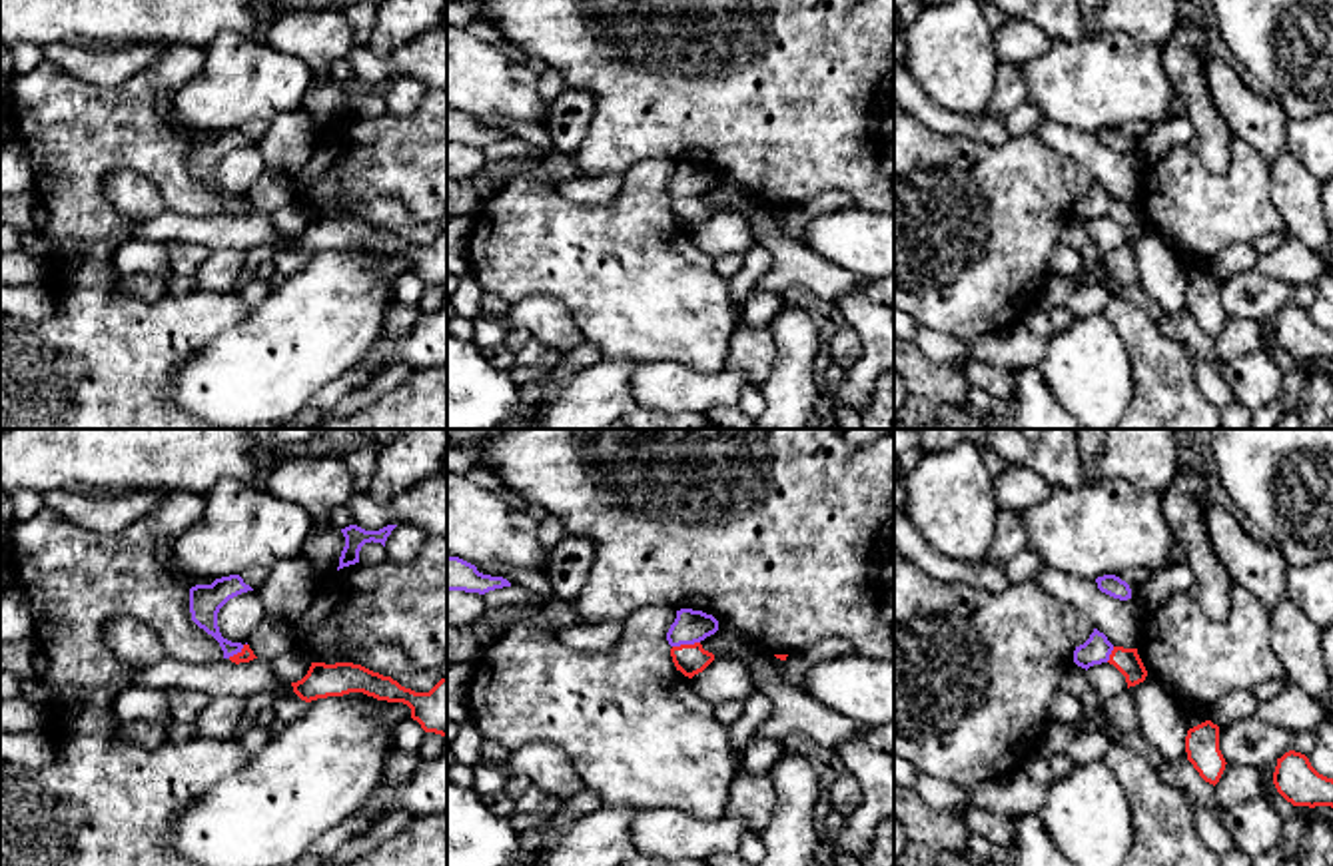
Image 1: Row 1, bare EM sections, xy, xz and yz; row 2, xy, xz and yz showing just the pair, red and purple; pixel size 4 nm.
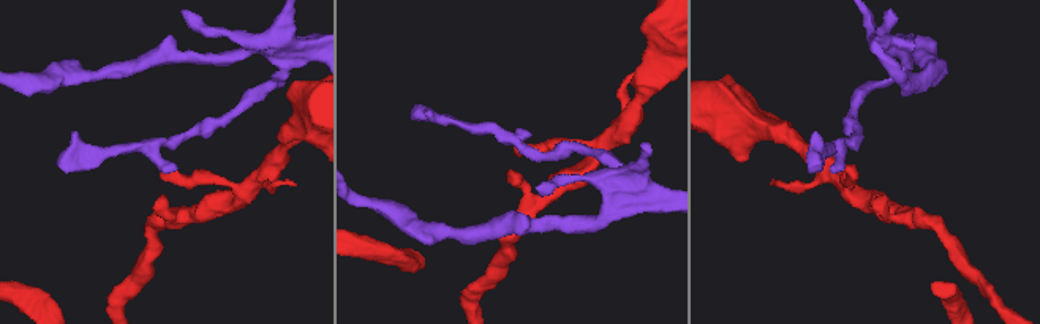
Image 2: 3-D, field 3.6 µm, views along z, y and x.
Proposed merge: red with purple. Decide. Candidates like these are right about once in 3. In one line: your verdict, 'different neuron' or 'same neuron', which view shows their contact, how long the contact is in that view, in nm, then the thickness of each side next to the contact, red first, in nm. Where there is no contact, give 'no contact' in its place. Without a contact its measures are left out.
different neuron; meets red in xz; contact 110 nm long; 130 nm thick on the red side, 140 nm on the other

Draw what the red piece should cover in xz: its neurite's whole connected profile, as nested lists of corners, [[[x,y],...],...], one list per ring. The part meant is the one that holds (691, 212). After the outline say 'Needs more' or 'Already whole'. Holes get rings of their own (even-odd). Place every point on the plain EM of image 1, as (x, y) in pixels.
[[[700,196],[672,200],[670,210],[676,223],[688,231],[702,225],[714,214],[714,208],[704,204]]]. Already whole

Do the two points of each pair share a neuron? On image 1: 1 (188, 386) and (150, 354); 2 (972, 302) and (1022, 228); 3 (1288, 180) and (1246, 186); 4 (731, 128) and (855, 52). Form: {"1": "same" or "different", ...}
{"1": "different", "2": "same", "3": "different", "4": "same"}

